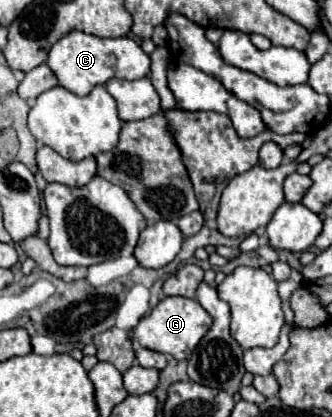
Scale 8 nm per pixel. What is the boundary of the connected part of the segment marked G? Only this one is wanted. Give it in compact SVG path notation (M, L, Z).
M169 296L169 298L163 298L147 316L139 320L139 324L131 332L131 340L143 348L183 360L183 358L189 358L189 354L195 350L195 346L199 344L199 340L203 338L209 326L211 326L211 316L207 316L205 308L197 300Z

